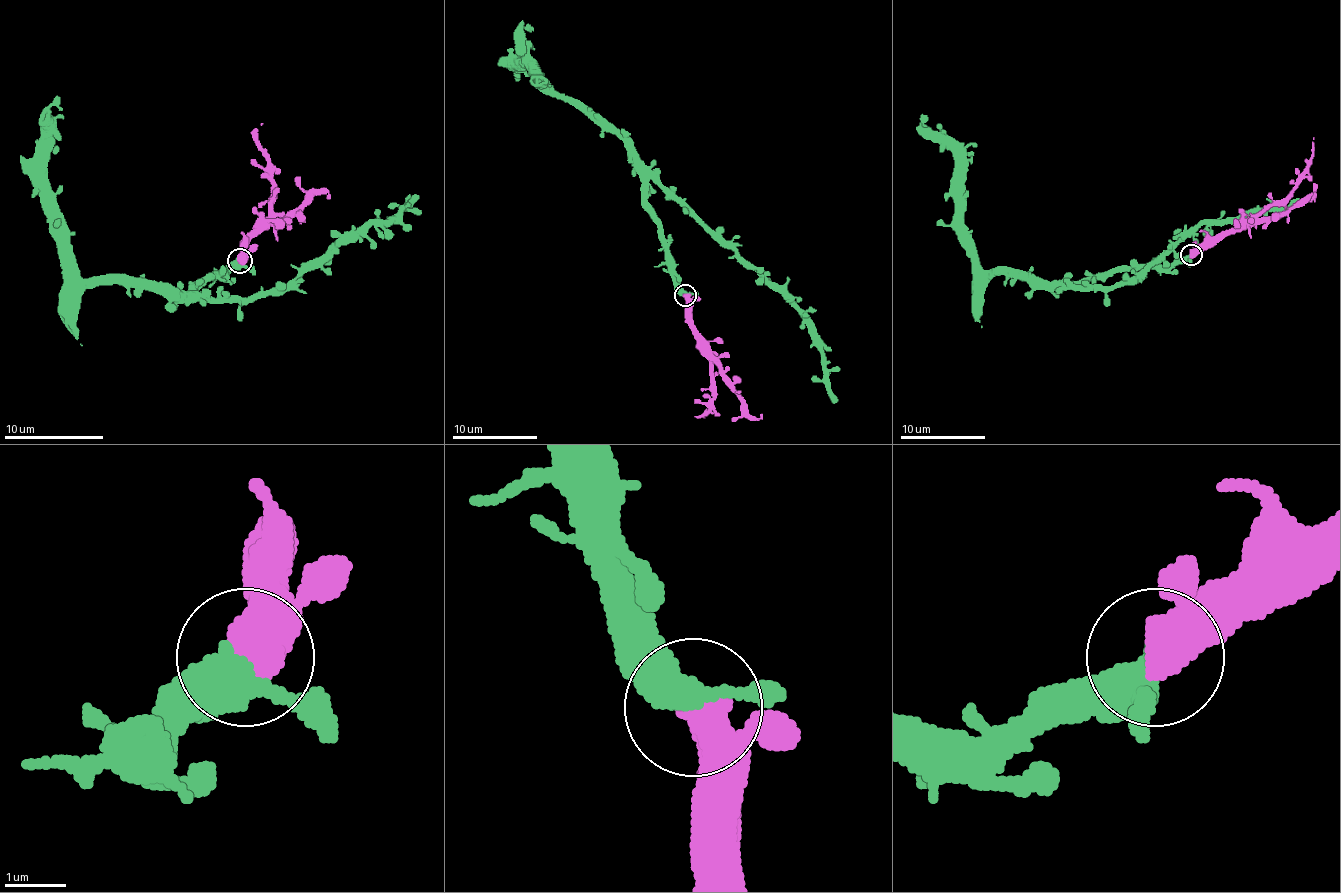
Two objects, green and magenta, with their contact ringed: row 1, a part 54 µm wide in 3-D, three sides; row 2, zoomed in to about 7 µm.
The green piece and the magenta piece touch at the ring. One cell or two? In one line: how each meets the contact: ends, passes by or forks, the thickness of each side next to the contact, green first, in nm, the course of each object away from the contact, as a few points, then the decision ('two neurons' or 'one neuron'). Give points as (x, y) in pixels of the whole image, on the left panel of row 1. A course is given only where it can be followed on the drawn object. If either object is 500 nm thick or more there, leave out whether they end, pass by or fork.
440/700 nm | green via (239, 261), (194, 291), (87, 283), (77, 273), (45, 171), (42, 114), (52, 104), (62, 109) | magenta via (239, 261), (244, 246), (269, 216), (269, 164), (257, 141), (262, 124) | one neuron

